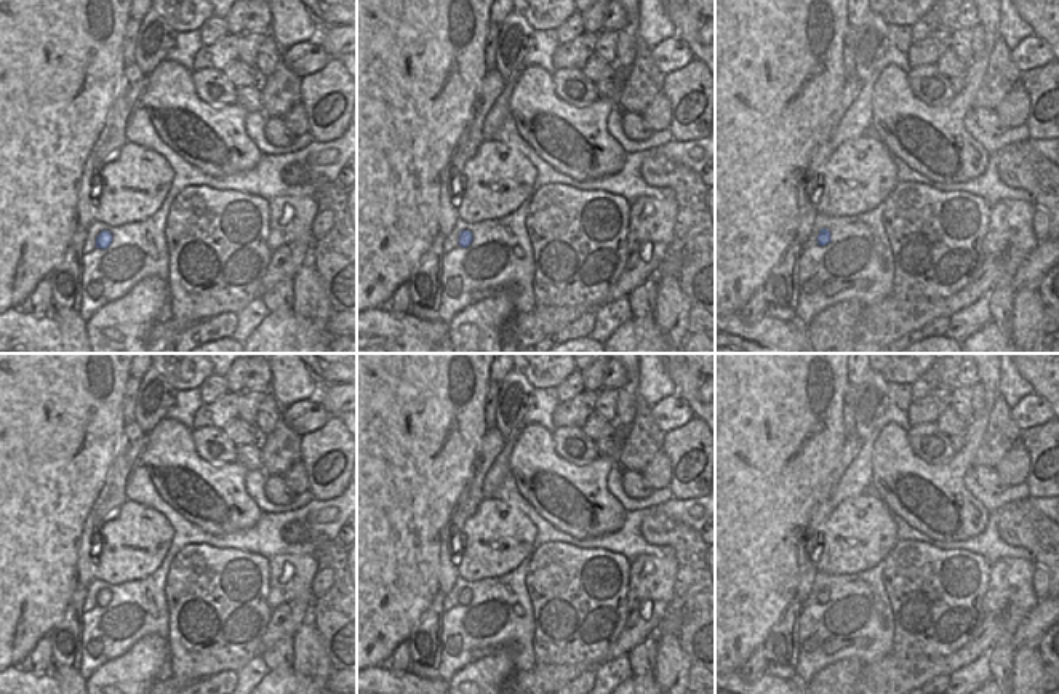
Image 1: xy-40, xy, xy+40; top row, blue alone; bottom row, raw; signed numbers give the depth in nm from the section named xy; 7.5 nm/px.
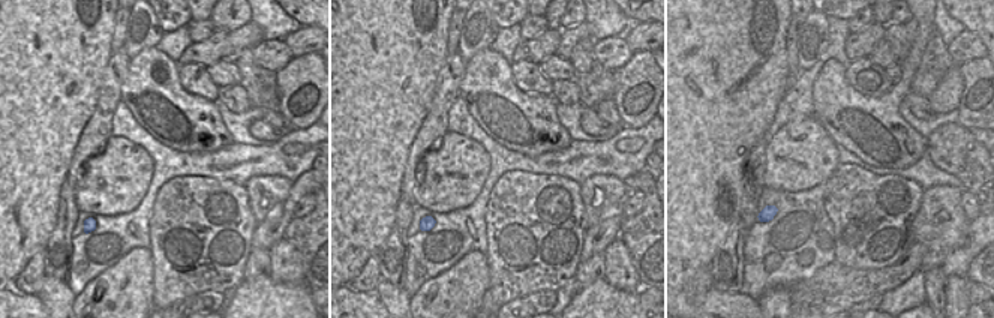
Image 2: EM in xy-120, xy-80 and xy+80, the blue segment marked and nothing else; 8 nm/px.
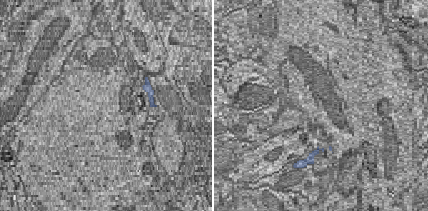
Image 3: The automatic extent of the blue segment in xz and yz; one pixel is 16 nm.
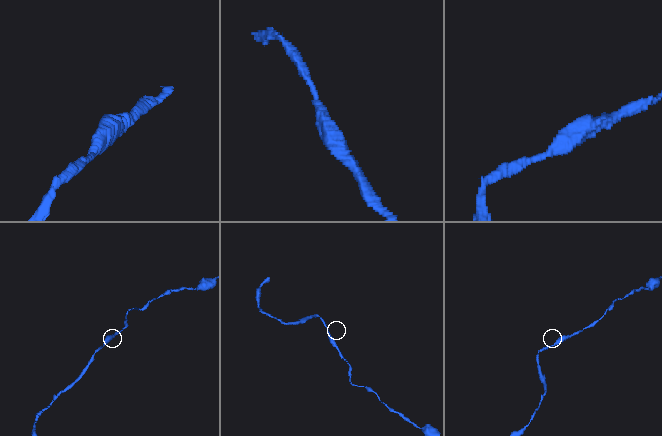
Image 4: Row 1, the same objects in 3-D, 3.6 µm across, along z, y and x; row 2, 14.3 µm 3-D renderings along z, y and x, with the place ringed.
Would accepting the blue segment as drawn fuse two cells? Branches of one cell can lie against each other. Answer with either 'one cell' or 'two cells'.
one cell

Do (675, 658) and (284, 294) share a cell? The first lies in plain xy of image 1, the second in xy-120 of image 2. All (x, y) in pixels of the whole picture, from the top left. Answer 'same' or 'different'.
different

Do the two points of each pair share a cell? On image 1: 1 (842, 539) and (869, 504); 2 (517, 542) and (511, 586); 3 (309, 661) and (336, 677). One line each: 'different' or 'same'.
1: same
2: different
3: different

